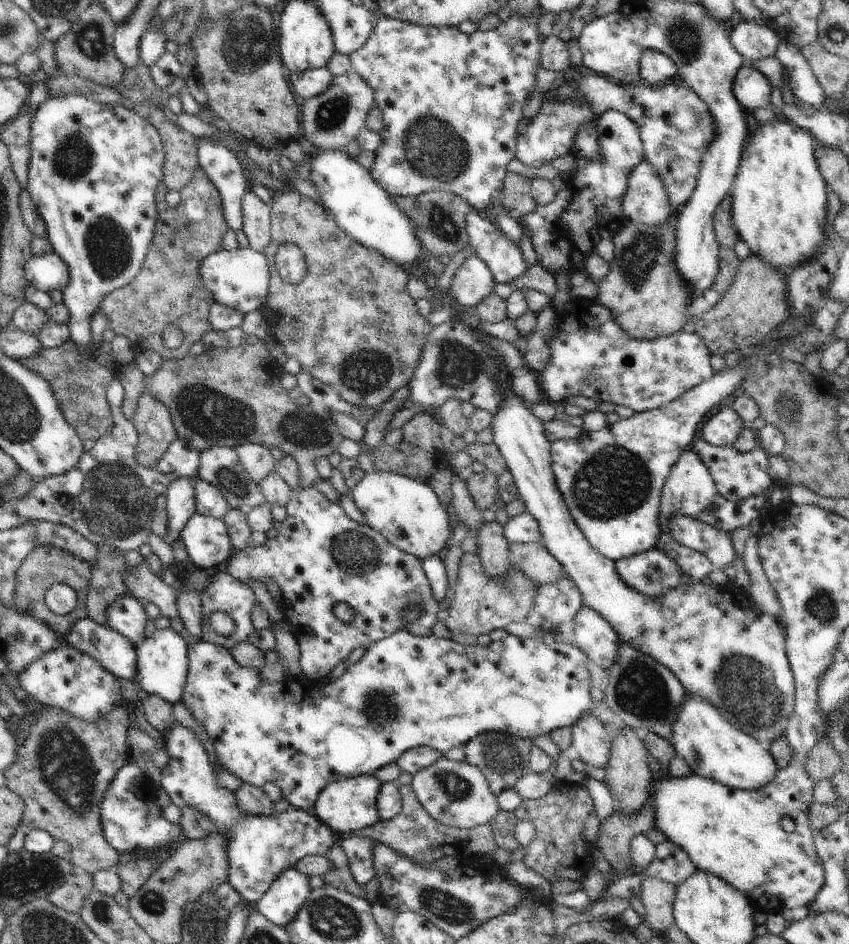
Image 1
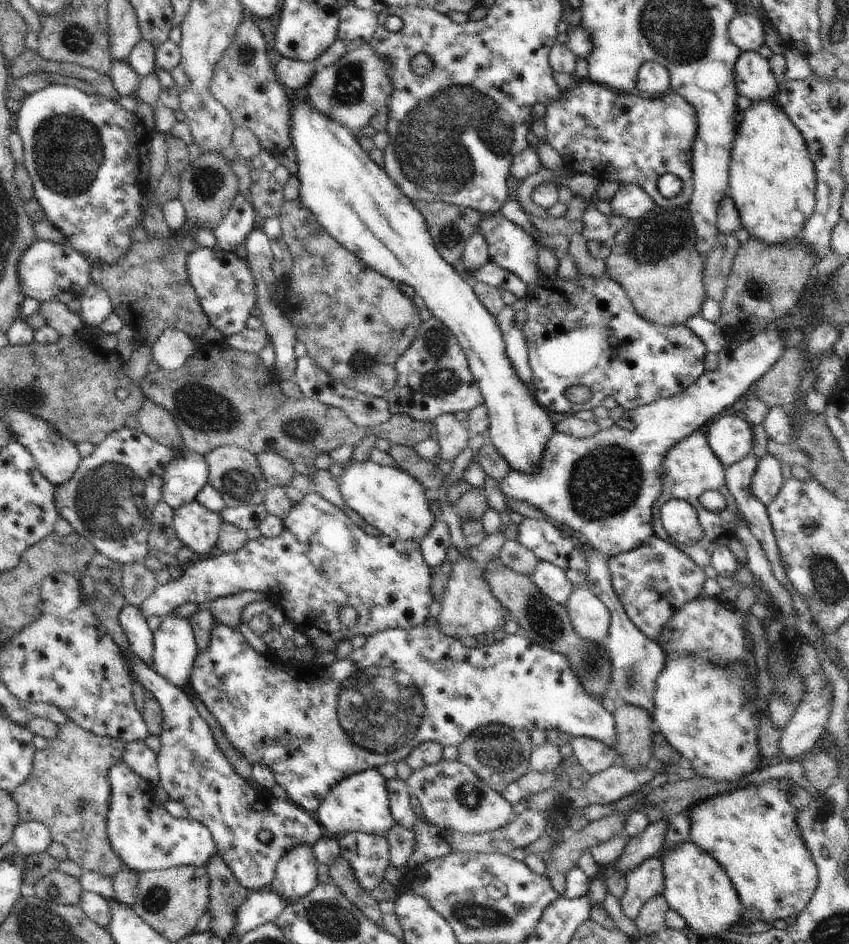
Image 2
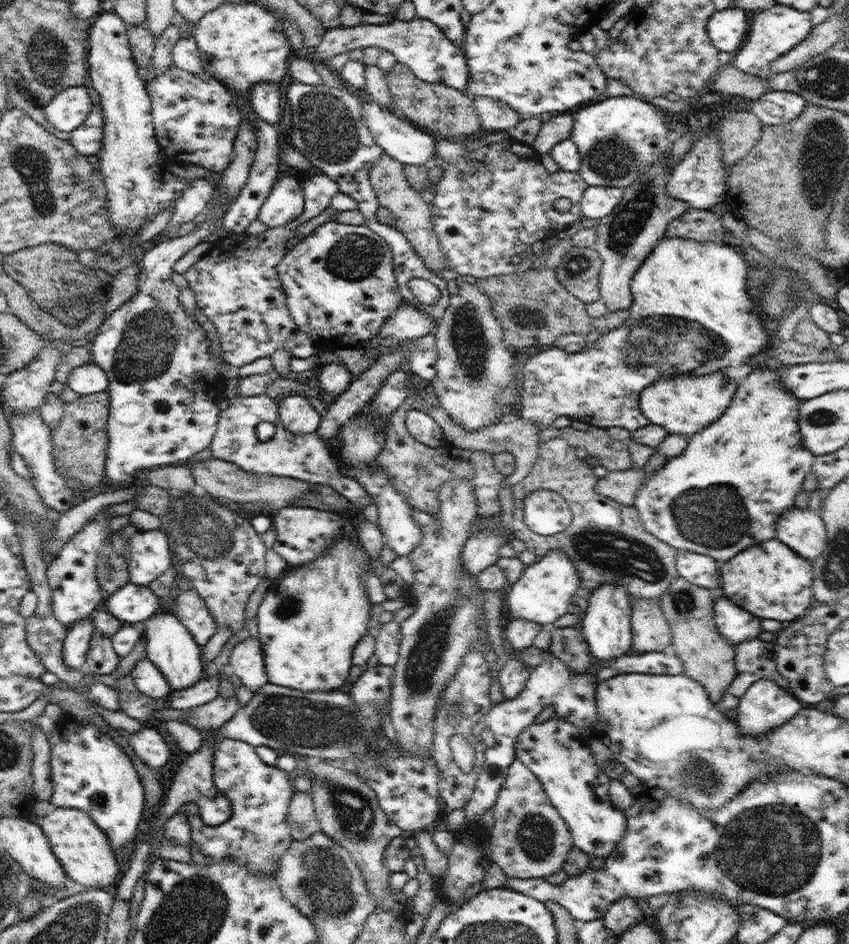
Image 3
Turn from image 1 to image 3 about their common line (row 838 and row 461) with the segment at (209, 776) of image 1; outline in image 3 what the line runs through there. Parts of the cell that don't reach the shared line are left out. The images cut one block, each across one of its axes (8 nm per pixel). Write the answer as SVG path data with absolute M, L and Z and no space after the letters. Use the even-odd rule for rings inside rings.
M265 394L256 396L236 395L228 399L227 409L219 414L218 428L209 448L214 458L219 458L238 465L246 472L284 476L316 484L327 484L346 497L356 508L376 504L366 489L354 478L340 471L338 464L332 458L332 450L318 436L317 431L310 433L290 432L280 424L278 414L278 399ZM260 422L274 424L275 433L267 441L256 437L256 426Z

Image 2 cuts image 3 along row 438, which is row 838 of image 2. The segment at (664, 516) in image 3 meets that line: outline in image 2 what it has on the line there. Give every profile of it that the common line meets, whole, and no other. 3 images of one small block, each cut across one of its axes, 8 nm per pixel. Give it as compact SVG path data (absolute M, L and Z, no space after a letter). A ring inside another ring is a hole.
M770 779L759 784L746 782L743 787L700 801L686 812L690 821L688 840L710 854L726 871L743 906L741 918L750 920L750 924L757 920L773 924L776 920L797 917L810 902L819 883L816 863L804 844L797 821L799 810L789 801L793 784L790 779Z

